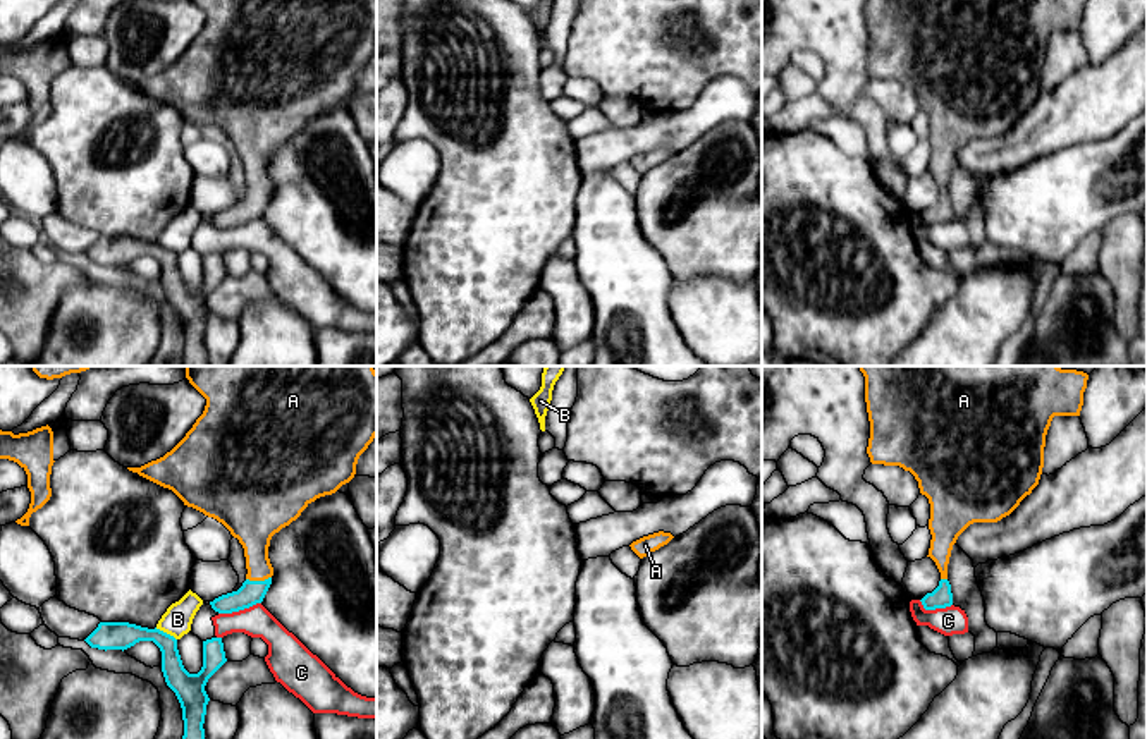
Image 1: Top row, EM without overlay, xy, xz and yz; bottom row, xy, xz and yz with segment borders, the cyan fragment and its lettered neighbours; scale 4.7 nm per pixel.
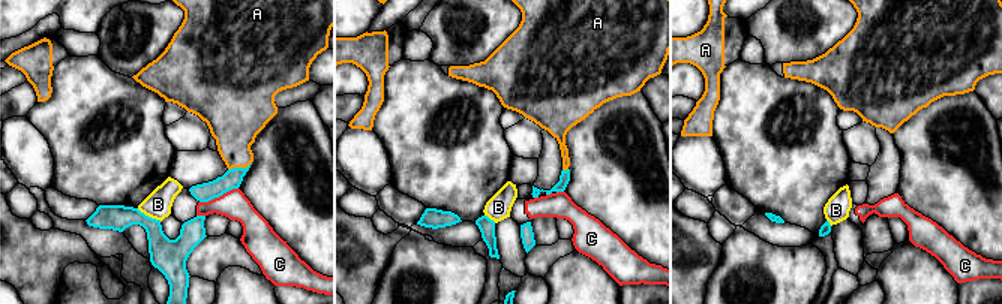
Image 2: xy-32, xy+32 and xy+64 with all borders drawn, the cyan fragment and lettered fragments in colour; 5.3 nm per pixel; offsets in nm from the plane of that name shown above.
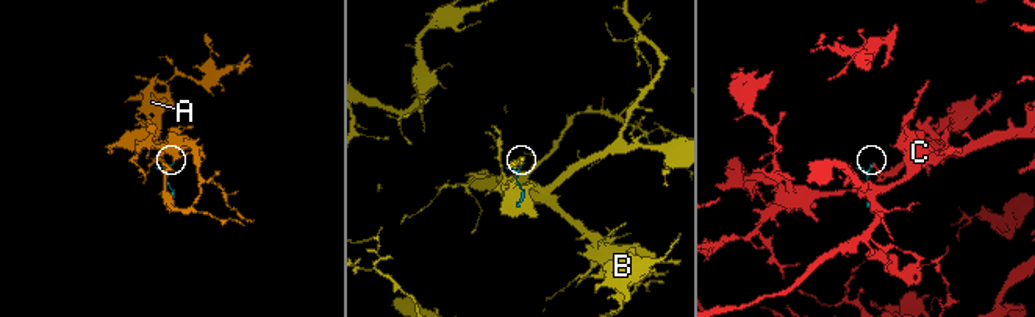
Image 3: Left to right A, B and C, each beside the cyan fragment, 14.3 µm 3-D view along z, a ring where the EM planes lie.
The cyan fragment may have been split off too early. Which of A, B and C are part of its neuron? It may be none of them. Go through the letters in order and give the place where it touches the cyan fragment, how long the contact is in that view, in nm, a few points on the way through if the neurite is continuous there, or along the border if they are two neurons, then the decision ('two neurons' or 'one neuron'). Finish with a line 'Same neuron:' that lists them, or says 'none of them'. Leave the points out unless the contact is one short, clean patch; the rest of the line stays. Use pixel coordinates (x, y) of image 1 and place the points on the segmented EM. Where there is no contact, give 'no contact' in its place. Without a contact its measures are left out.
A: meets cyan in xy at (258, 581); contact 120 nm long; runs through xy (250, 593), (258, 581), (253, 528); one neuron
B: meets cyan in xy at (165, 633); contact 120 nm long; border along xy (155, 628), (176, 640); two neurons
C: meets cyan in xy at (239, 609); contact 200 nm long; border along xy (260, 602), (219, 614); two neurons
Same neuron: A

